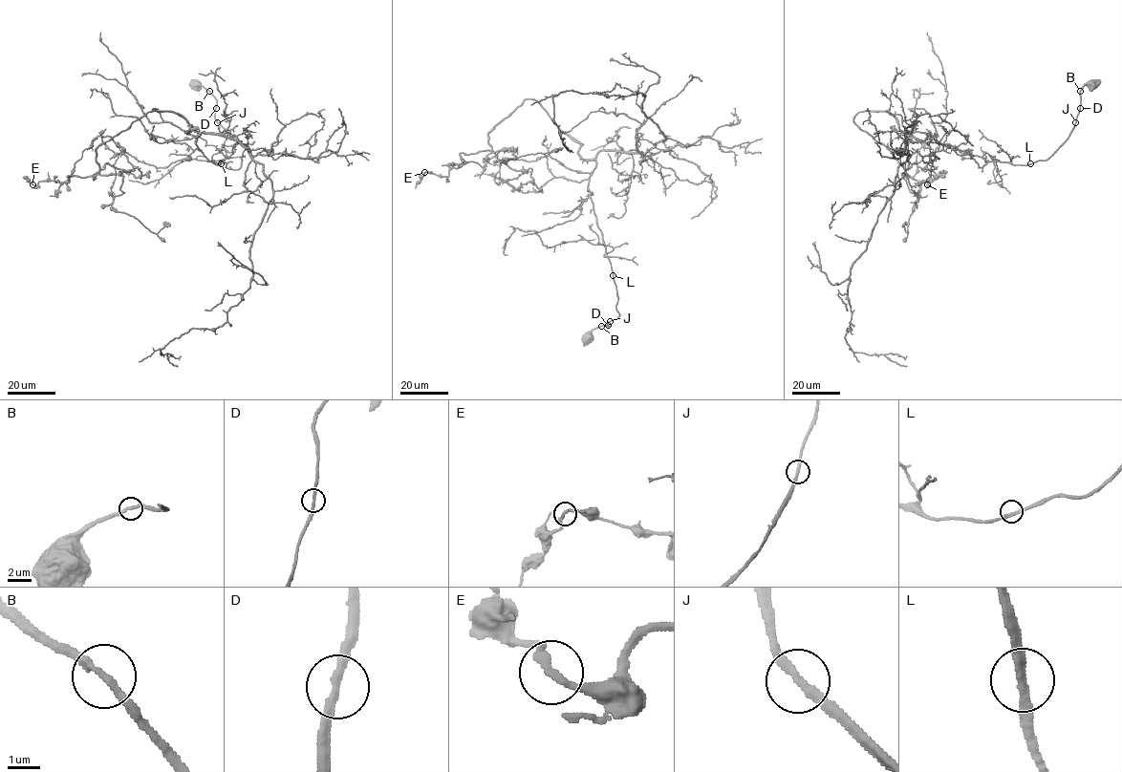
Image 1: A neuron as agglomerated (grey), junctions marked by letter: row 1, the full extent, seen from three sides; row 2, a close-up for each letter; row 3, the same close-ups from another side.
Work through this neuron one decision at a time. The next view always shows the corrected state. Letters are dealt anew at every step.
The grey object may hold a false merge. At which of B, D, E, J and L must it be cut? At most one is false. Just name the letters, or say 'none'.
none

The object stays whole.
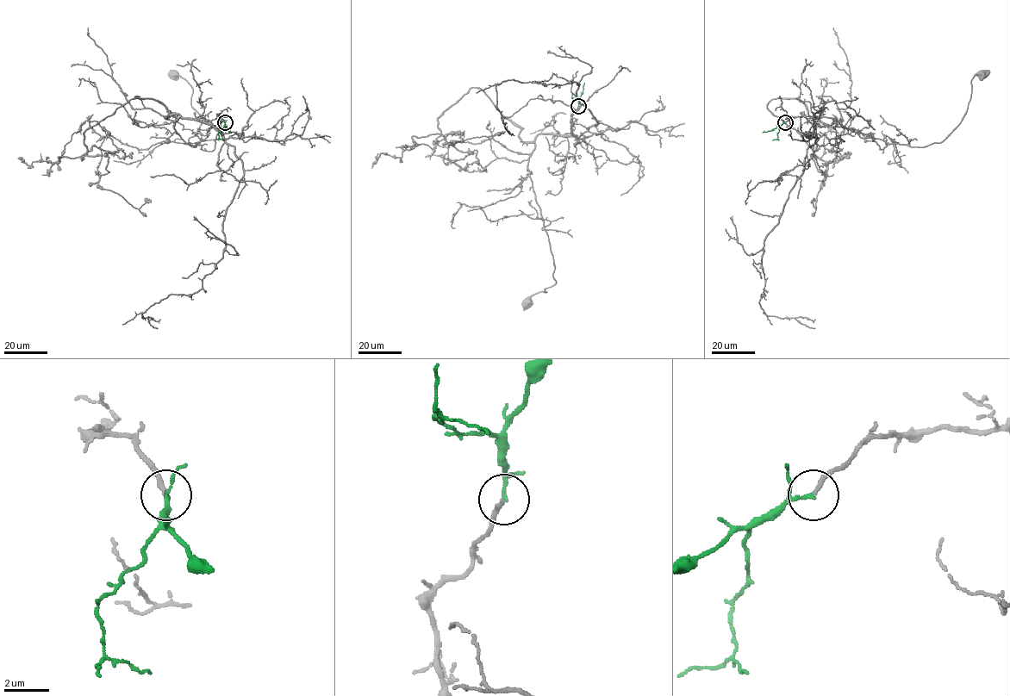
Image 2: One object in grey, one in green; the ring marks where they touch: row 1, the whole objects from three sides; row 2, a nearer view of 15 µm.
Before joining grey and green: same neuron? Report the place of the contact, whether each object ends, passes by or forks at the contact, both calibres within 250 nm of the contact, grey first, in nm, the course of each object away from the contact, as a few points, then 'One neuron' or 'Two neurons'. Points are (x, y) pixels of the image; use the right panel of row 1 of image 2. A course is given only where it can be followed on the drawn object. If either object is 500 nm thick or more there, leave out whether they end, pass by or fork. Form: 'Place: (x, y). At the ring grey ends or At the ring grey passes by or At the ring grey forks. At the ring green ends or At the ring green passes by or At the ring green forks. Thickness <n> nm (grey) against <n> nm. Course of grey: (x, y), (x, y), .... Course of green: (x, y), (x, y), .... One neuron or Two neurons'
Place: (785, 122). At the ring grey ends. At the ring green passes by. Thickness 190 nm (grey) against 120 nm. Course of grey: (785, 122), (827, 116), (888, 143), (926, 146), (941, 143), (960, 122), (971, 79), (982, 74). Course of green: (785, 122), (762, 133). One neuron

